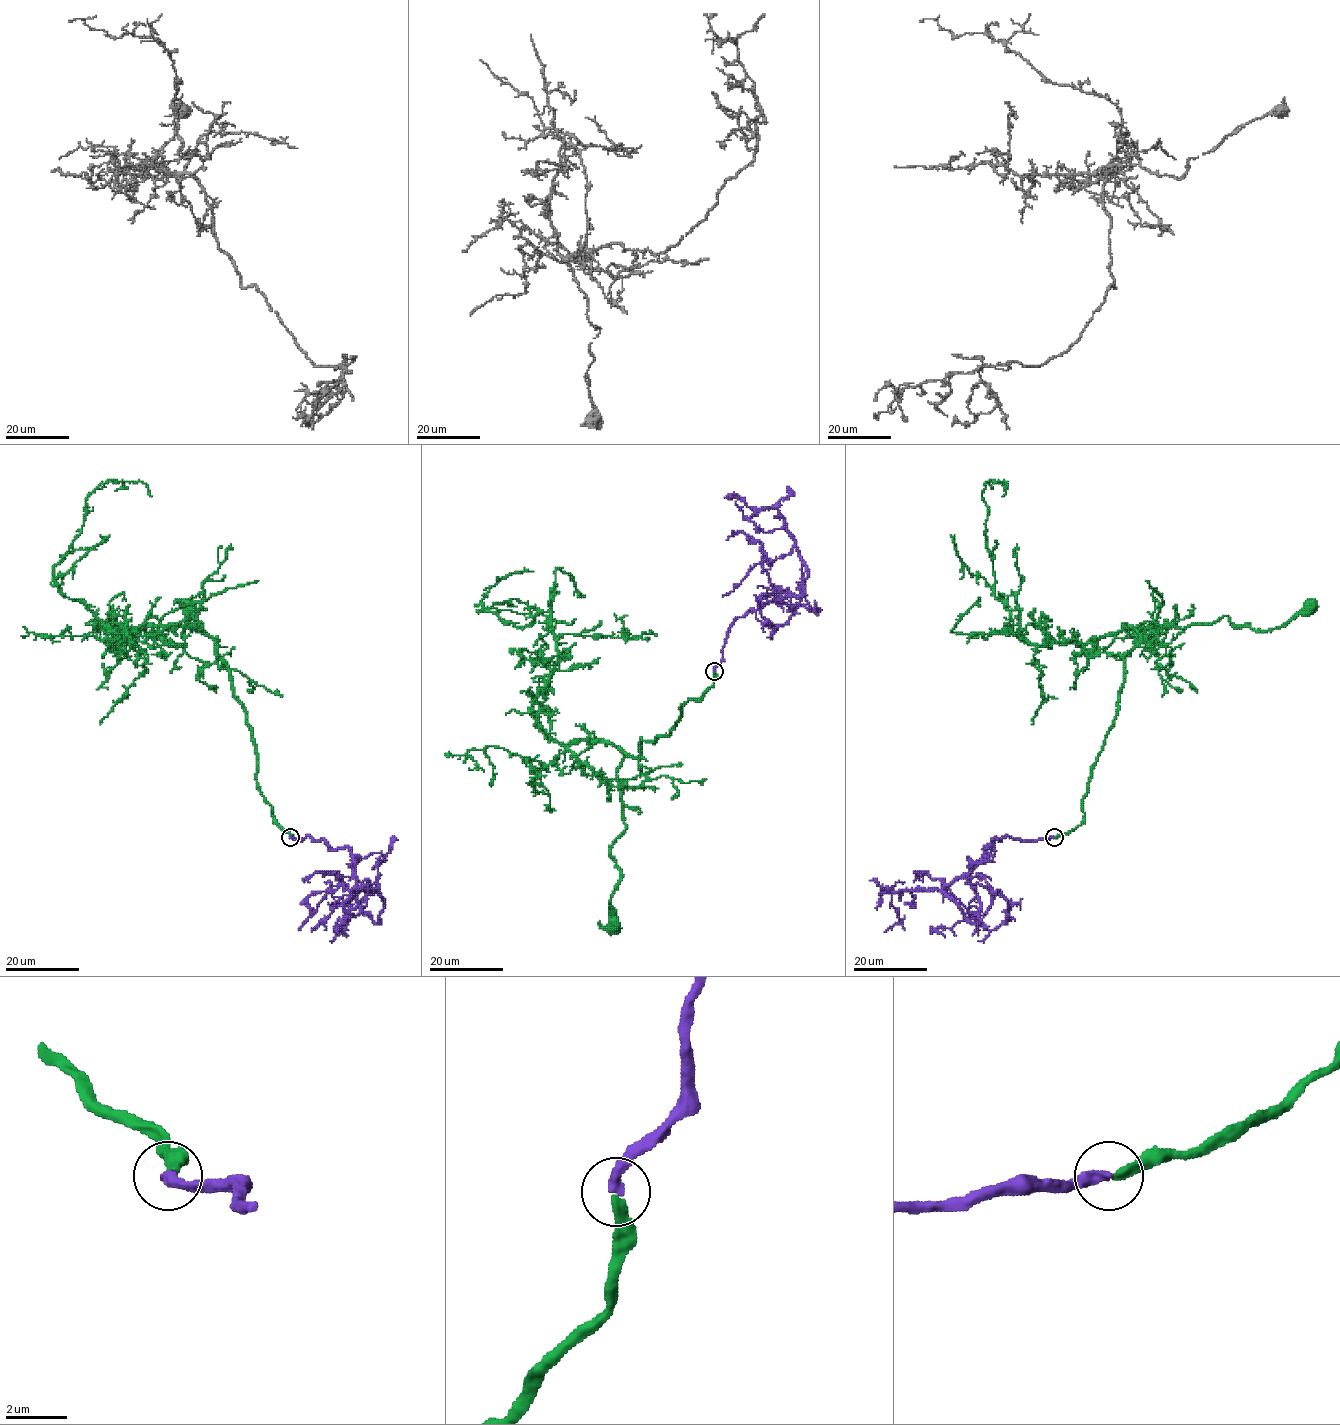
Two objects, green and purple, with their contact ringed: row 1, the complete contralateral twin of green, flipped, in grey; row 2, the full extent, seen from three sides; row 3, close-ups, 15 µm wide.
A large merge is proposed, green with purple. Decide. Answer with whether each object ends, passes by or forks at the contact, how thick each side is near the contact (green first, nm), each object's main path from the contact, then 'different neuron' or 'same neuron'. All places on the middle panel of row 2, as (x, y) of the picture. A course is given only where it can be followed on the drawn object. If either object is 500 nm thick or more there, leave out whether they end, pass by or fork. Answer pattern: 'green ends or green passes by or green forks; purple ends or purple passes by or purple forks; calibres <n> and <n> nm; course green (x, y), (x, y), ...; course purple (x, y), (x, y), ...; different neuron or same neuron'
green ends; purple ends; calibres 280 and 320 nm; course green (714, 671), (671, 732), (642, 741), (616, 771), (625, 830), (610, 848), (610, 926); course purple (714, 671), (729, 626), (749, 610), (777, 599), (808, 609), (799, 551), (757, 563), (723, 596); same neuron

